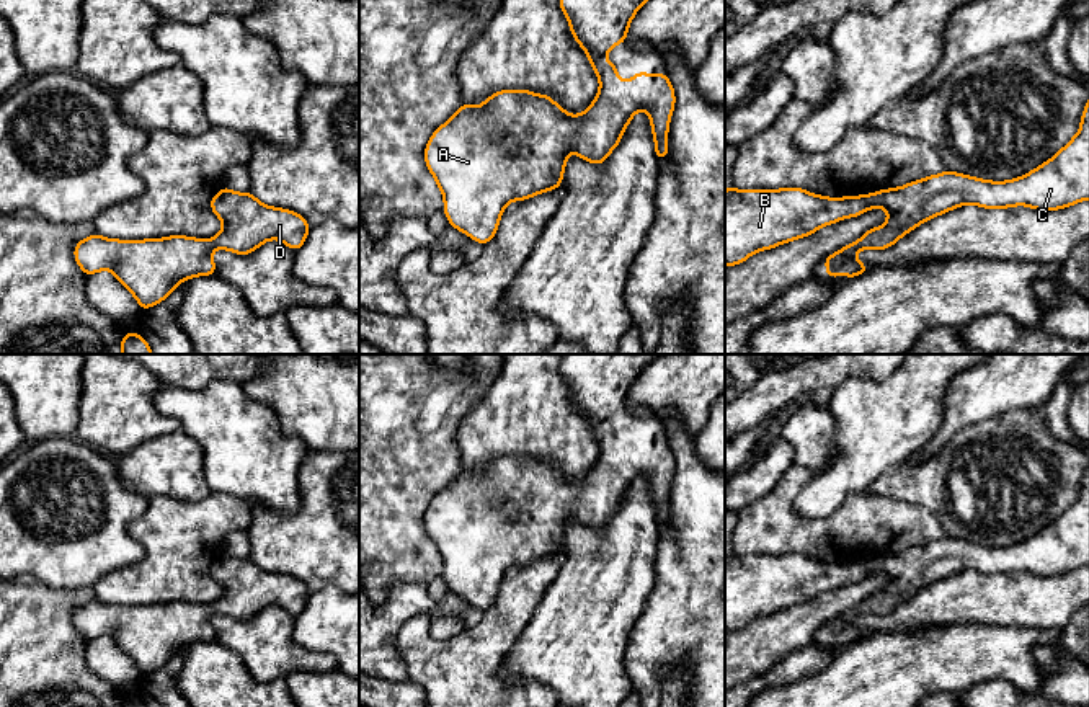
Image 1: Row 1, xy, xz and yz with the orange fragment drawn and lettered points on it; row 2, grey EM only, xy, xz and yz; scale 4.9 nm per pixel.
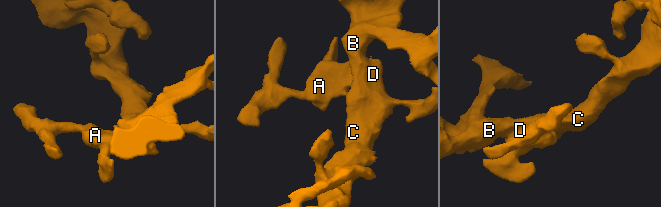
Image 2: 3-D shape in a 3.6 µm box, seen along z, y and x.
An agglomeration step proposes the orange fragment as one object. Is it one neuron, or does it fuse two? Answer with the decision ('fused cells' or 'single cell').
single cell

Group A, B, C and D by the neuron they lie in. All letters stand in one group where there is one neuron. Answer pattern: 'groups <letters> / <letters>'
groups A B C D

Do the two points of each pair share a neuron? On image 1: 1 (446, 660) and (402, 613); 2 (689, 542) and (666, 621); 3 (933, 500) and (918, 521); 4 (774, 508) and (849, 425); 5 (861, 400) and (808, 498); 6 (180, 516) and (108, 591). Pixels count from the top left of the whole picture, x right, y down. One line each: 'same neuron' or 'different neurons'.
1: different neurons
2: same neuron
3: different neurons
4: different neurons
5: same neuron
6: same neuron

